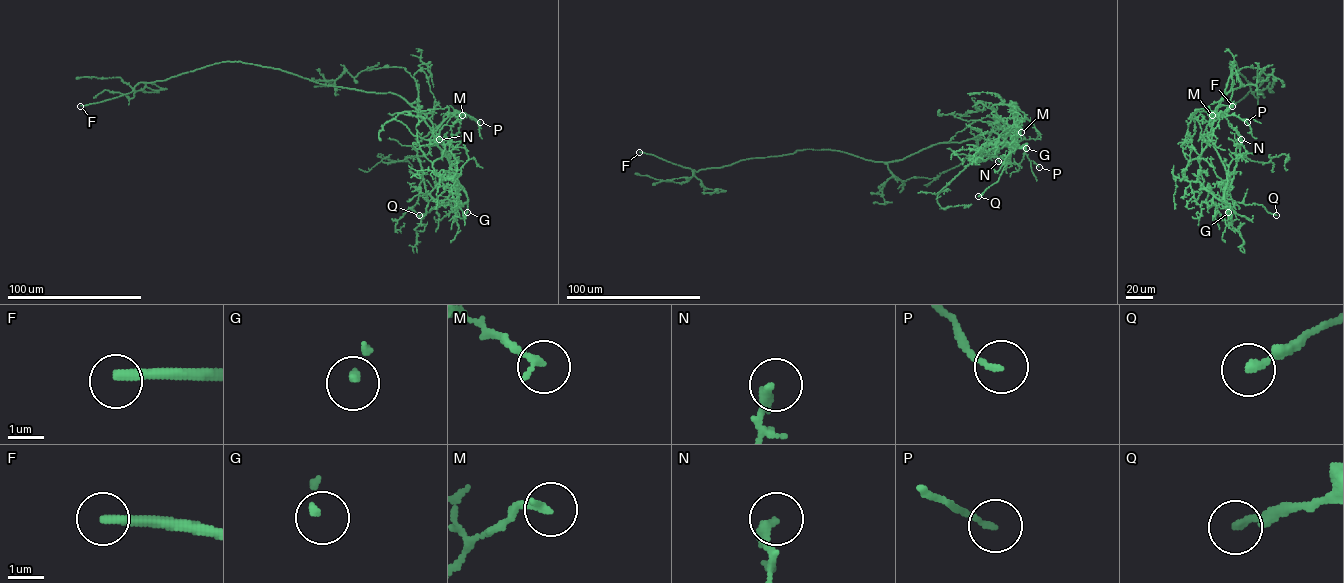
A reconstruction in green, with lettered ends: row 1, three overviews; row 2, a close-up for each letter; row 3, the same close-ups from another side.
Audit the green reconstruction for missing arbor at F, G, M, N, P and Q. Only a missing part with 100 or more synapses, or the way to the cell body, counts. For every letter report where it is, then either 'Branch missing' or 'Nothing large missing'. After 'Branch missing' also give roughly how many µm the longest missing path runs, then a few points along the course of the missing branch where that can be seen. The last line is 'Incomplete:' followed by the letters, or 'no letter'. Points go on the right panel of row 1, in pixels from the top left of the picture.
F: Place: (1232, 106). Branch missing. Missing length about 90 µm. Course of what is missing: (1232, 106), (1227, 114), (1235, 112), (1234, 116), (1222, 123), (1202, 126), (1197, 130), (1200, 139)
G: Place: (1228, 212). Branch missing. Missing length about 30 µm. Course of what is missing: (1228, 212), (1222, 225), (1207, 230)
M: Place: (1212, 115). Nothing large missing
N: Place: (1241, 139). Nothing large missing
P: Place: (1247, 122). Nothing large missing
Q: Place: (1276, 215). Nothing large missing
Incomplete: F, G

